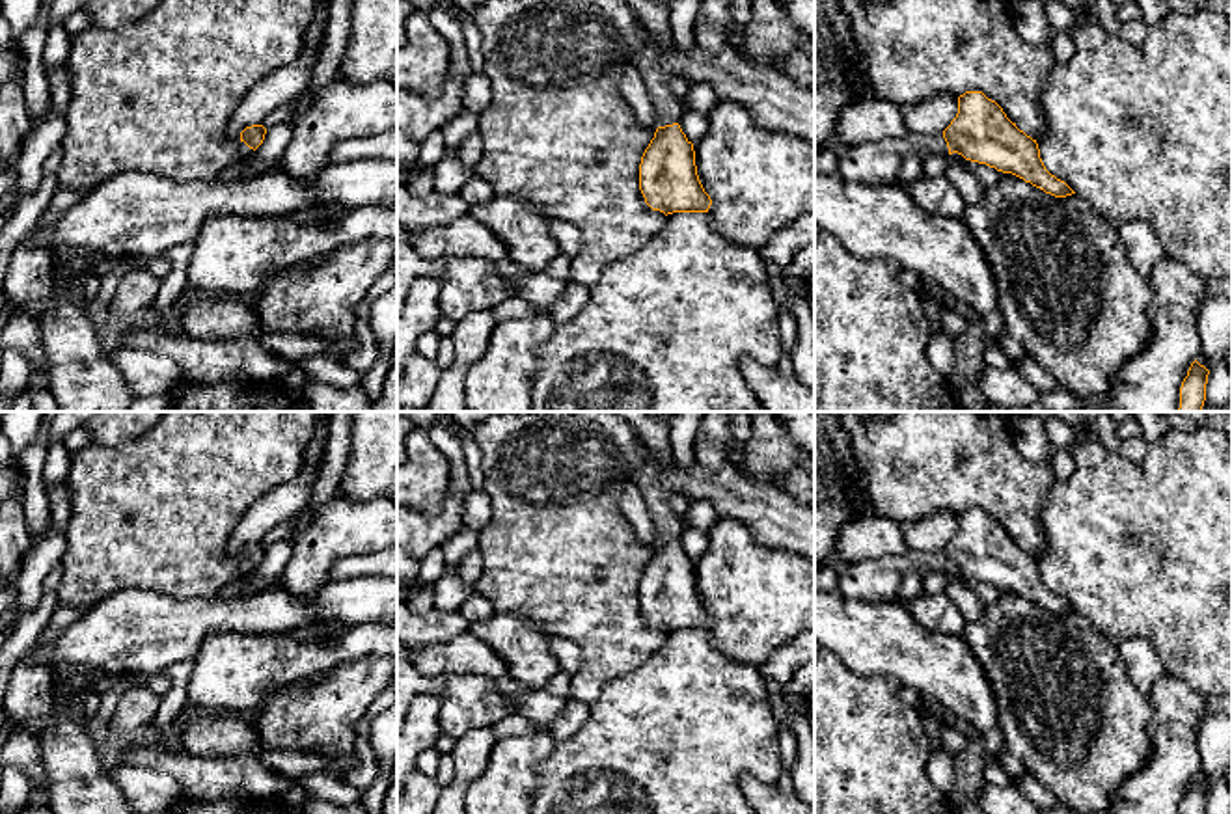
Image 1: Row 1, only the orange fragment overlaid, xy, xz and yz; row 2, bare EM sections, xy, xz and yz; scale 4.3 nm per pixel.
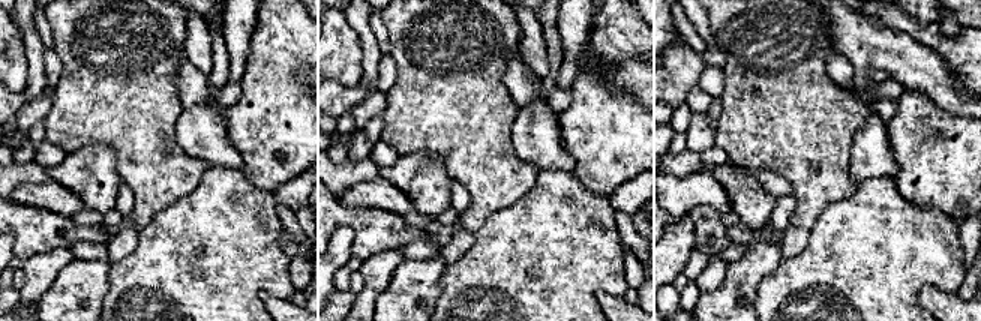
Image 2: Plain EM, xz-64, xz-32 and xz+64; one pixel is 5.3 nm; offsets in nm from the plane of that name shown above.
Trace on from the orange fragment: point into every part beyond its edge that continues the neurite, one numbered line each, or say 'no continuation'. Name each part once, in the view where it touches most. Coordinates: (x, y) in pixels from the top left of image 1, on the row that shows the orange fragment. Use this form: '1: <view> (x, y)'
1: xz (778, 103)

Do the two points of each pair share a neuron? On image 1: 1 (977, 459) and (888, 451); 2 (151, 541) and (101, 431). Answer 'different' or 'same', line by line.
1: same
2: different

